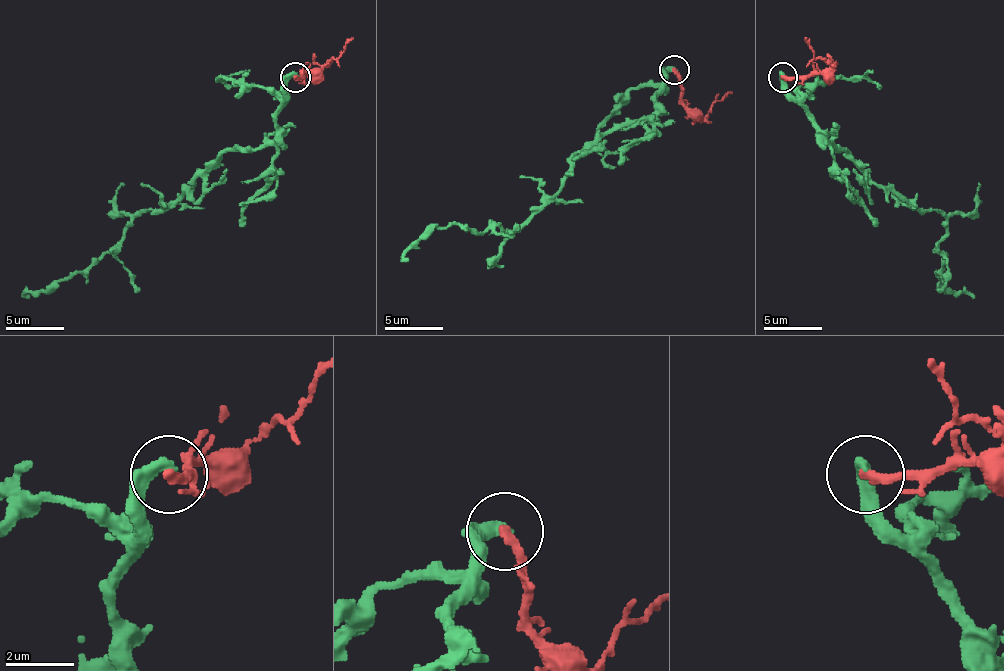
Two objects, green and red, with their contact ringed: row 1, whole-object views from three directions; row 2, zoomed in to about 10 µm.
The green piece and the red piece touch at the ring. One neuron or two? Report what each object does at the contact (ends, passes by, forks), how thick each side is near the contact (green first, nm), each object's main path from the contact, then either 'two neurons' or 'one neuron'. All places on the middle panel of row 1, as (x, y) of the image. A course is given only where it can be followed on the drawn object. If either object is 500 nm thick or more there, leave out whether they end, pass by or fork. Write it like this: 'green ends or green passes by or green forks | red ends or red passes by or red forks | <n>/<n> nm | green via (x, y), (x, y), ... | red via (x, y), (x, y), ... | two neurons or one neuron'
green ends | red ends | 360/300 nm | green via (675, 70), (648, 117), (590, 141), (516, 232), (451, 223), (401, 262) | red via (675, 70), (681, 100), (701, 117), (731, 91) | two neurons

